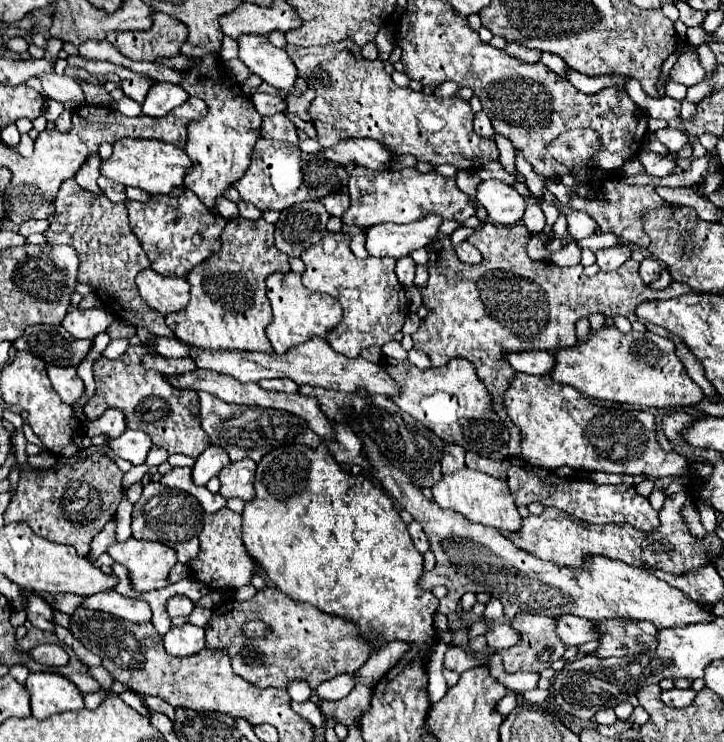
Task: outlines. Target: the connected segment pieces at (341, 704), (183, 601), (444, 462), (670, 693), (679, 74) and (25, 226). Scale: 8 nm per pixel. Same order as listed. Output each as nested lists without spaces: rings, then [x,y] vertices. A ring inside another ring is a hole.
[[[356,685],[348,697],[336,702],[321,701],[319,707],[326,718],[333,717],[346,726],[356,725],[360,715],[370,707],[371,697],[372,689]]]
[[[174,595],[174,597],[170,597],[166,609],[168,609],[170,617],[178,617],[178,615],[184,615],[186,617],[186,615],[192,613],[194,603],[188,597],[184,597],[184,595]]]
[[[454,443],[444,445],[444,453],[440,459],[442,473],[452,473],[452,471],[464,467],[464,449],[460,449],[460,447],[462,445],[454,445]]]
[[[668,689],[668,691],[662,691],[662,701],[670,707],[686,707],[692,703],[692,699],[696,697],[696,693],[692,689]]]
[[[682,53],[670,71],[670,79],[676,83],[682,83],[686,87],[698,85],[704,79],[704,69],[698,61],[698,55],[696,53]]]
[[[30,219],[30,221],[24,221],[20,225],[20,235],[28,237],[32,233],[44,233],[48,229],[48,221],[38,221],[38,219]]]

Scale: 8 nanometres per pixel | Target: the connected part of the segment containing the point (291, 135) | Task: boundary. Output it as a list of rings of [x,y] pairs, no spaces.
[[[276,113],[270,117],[262,117],[262,127],[260,127],[260,135],[264,139],[278,139],[278,141],[286,141],[294,147],[298,147],[298,133],[296,127],[288,121],[288,117],[284,113]]]

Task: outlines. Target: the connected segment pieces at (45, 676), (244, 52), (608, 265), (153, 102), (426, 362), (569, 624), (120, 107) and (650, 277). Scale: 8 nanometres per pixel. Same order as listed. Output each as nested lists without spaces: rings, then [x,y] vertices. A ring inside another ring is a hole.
[[[30,673],[26,689],[30,691],[32,717],[36,719],[48,719],[56,713],[84,709],[84,695],[60,673]]]
[[[240,35],[238,39],[238,59],[256,75],[260,75],[268,85],[278,87],[278,89],[286,89],[292,95],[298,95],[294,91],[294,81],[296,81],[296,67],[292,65],[292,59],[286,55],[284,49],[274,47],[266,37],[260,35]]]
[[[616,245],[616,247],[608,247],[608,249],[598,249],[596,251],[596,265],[602,271],[612,271],[618,269],[624,261],[628,261],[632,255],[628,245]]]
[[[156,83],[150,87],[150,91],[146,95],[146,101],[142,105],[142,113],[148,117],[154,117],[154,119],[160,119],[166,113],[170,113],[174,107],[182,105],[186,99],[188,99],[188,95],[178,85]]]
[[[412,349],[412,351],[408,353],[408,359],[410,359],[418,369],[428,369],[428,367],[430,367],[430,359],[428,359],[426,353],[422,353],[422,351]]]
[[[562,615],[558,619],[558,635],[566,643],[566,647],[572,647],[572,645],[584,645],[588,641],[600,639],[604,637],[604,631],[596,625],[596,621]]]
[[[122,97],[120,101],[116,101],[116,111],[120,111],[126,117],[136,117],[136,115],[140,115],[140,105],[128,97]]]
[[[646,257],[646,259],[640,263],[640,277],[644,279],[644,283],[656,281],[662,271],[664,271],[664,265],[660,265],[660,261],[656,261],[656,259]]]

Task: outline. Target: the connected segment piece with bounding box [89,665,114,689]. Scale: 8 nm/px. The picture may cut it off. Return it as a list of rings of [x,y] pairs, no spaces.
[[[102,665],[98,667],[89,668],[89,673],[94,677],[98,683],[105,689],[107,689],[114,681],[114,678],[110,675],[110,673],[102,667]]]

